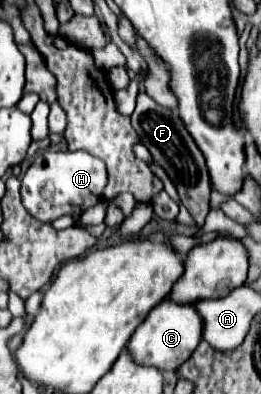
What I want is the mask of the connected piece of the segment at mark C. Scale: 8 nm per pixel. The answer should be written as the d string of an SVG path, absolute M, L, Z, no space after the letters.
M164 301L158 303L138 325L126 351L138 365L156 367L160 371L176 371L192 355L192 351L198 347L200 341L202 341L202 323L200 315L196 315L194 305L176 305Z

